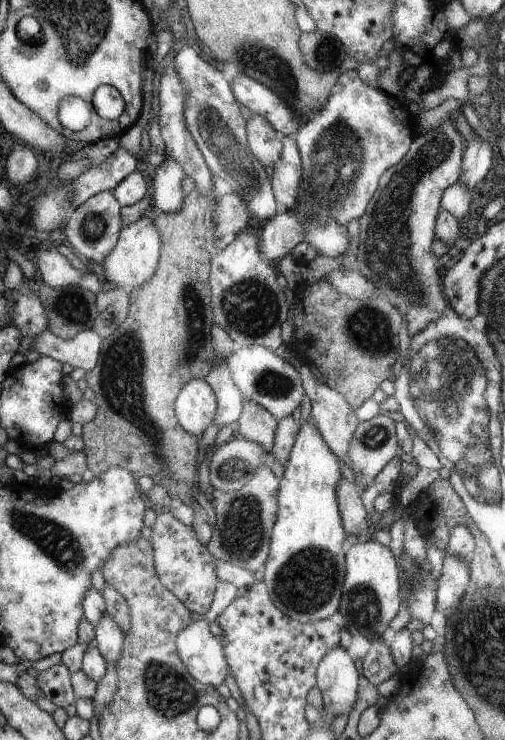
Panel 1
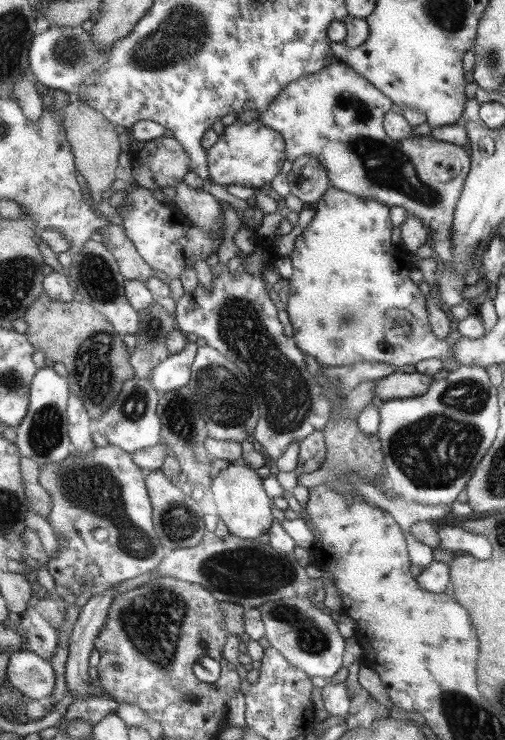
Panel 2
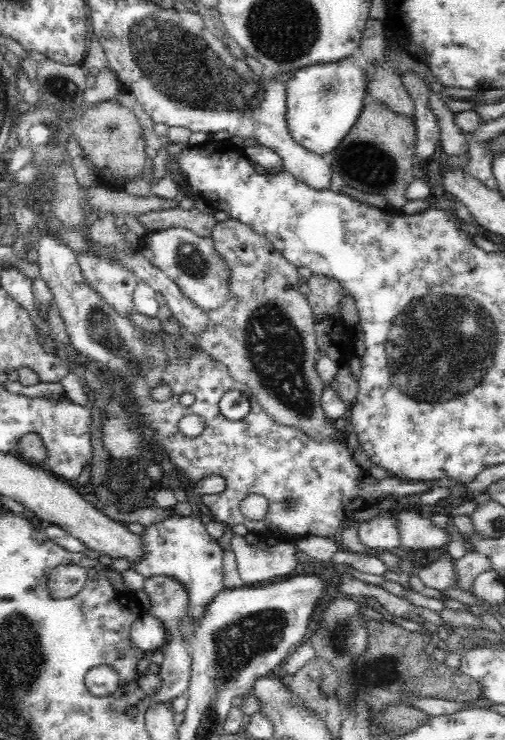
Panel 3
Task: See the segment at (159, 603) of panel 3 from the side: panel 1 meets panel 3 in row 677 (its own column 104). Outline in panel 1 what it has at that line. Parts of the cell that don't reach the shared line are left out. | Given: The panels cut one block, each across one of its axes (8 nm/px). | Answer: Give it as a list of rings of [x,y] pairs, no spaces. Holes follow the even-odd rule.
[[[119,148],[110,154],[102,164],[86,169],[77,179],[72,180],[75,188],[73,208],[83,204],[93,195],[103,191],[114,191],[130,174],[134,173],[136,166],[134,154]]]

